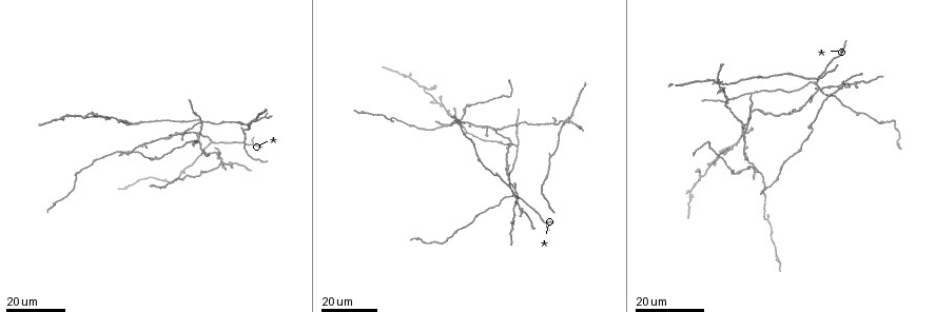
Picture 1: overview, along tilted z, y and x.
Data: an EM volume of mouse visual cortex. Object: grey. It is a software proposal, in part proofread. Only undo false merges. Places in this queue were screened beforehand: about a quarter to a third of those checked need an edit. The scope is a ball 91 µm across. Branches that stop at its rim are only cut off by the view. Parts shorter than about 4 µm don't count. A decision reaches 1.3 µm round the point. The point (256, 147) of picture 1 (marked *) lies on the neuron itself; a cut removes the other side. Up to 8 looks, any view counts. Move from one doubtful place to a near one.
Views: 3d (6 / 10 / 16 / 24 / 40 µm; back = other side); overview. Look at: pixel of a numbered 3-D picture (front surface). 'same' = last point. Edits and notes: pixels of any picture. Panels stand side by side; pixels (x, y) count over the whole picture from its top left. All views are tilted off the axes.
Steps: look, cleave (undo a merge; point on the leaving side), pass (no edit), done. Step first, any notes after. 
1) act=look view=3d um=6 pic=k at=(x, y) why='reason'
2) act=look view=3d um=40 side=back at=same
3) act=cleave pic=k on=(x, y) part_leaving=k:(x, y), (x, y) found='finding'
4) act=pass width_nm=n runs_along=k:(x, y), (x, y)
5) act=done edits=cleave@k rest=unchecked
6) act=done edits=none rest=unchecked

act=look view=3d um=16 pic=1 at=(234, 163) why='three arms meet'

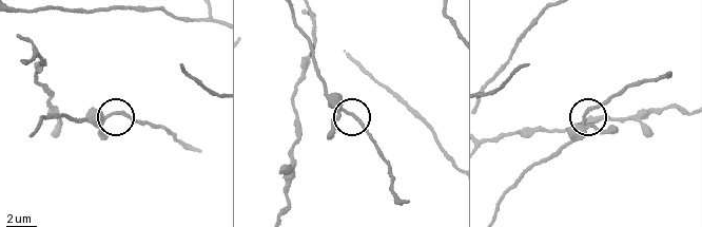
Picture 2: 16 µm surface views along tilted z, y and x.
act=look view=3d um=6 pic=2 at=(350, 114) why='zoom in'

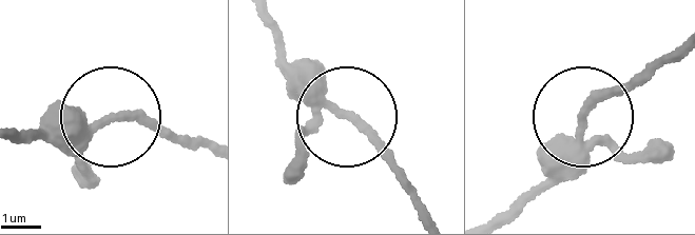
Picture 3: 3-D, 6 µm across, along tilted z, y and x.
act=pass found='all the same neuron'

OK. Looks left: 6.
act=look view=3d um=24 pic=1 at=(761, 78) why='thin neck'

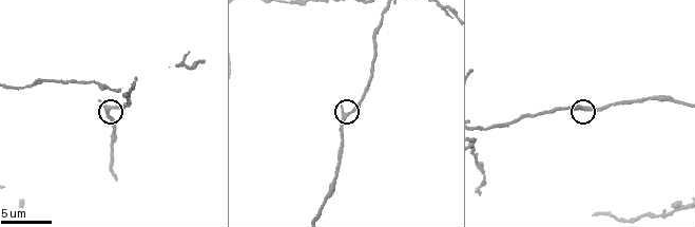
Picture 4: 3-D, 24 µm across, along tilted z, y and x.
act=look view=3d um=6 pic=4 at=(351, 113)

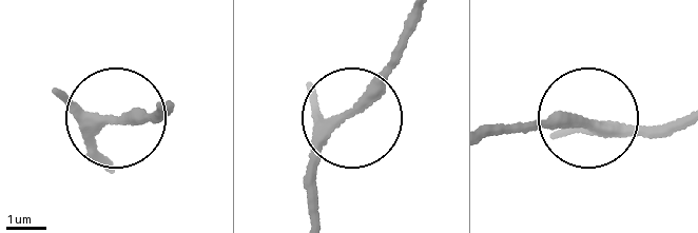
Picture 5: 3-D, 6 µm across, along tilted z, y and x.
act=pass runs_along=5:(499, 133), (583, 120), (674, 128) found='continuous, no second neuron'

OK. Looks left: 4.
act=look view=3d um=24 pic=1 at=(198, 119) why='arms part here'

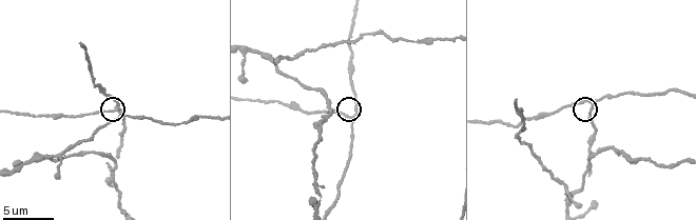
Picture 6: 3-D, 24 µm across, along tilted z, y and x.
act=look view=3d um=6 pic=6 at=(119, 106) why='closer look'

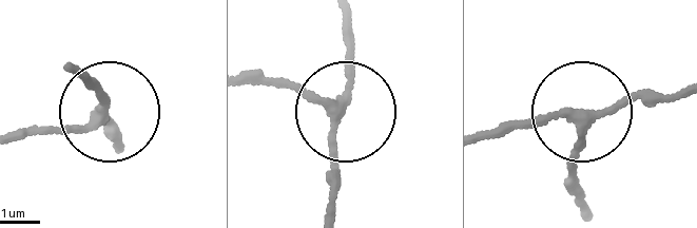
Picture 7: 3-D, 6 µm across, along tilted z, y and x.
act=pass side_arm_um=16 runs_along=7:(333, 205), (347, 17) found='continuous, no second neuron'

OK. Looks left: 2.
act=look view=3d um=10 pic=4 at=(134, 81) why='side arm on a straight run'

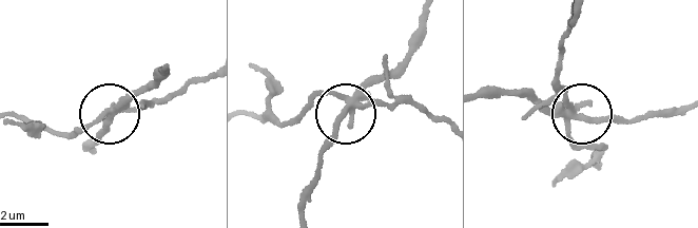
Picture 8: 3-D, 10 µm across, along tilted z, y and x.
act=cleave pic=8 on=(150, 105) arms=3 part_leaving=8:(112, 111), (91, 125), (55, 133), (8, 114) found='two neurons meet here'

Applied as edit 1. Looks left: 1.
act=done edits=cleave@8 rest=unchecked

